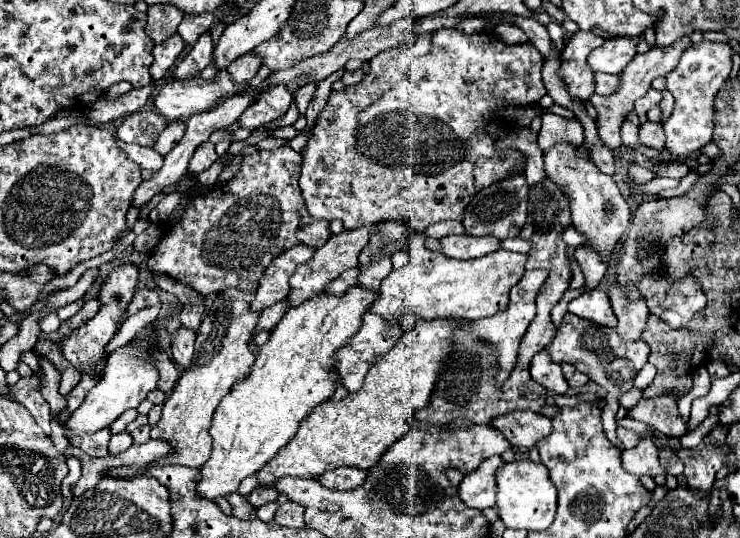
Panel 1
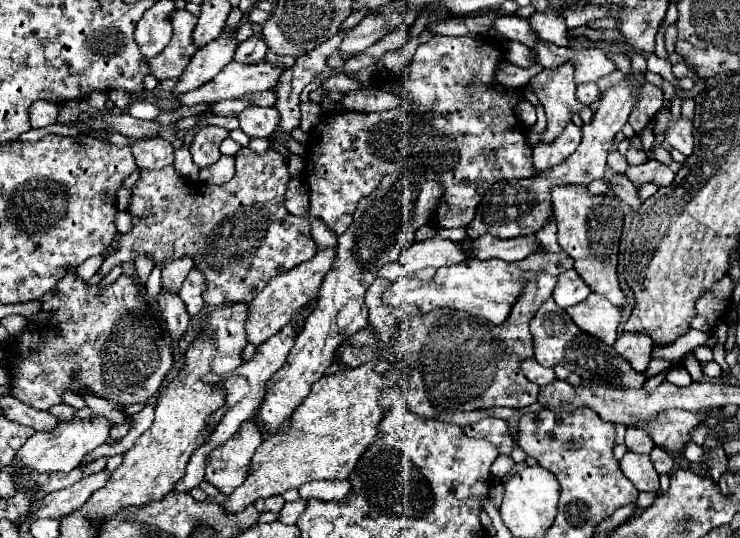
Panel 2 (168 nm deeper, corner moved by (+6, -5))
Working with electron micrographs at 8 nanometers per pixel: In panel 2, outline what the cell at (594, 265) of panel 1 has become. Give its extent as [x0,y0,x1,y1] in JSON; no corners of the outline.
[553,268,591,308]

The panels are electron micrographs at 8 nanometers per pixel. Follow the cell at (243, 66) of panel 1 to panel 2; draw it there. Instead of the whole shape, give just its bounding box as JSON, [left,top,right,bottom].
[235,34,267,64]

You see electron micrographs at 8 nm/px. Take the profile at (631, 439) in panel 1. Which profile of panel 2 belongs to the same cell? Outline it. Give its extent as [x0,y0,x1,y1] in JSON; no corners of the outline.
[625,428,653,454]

